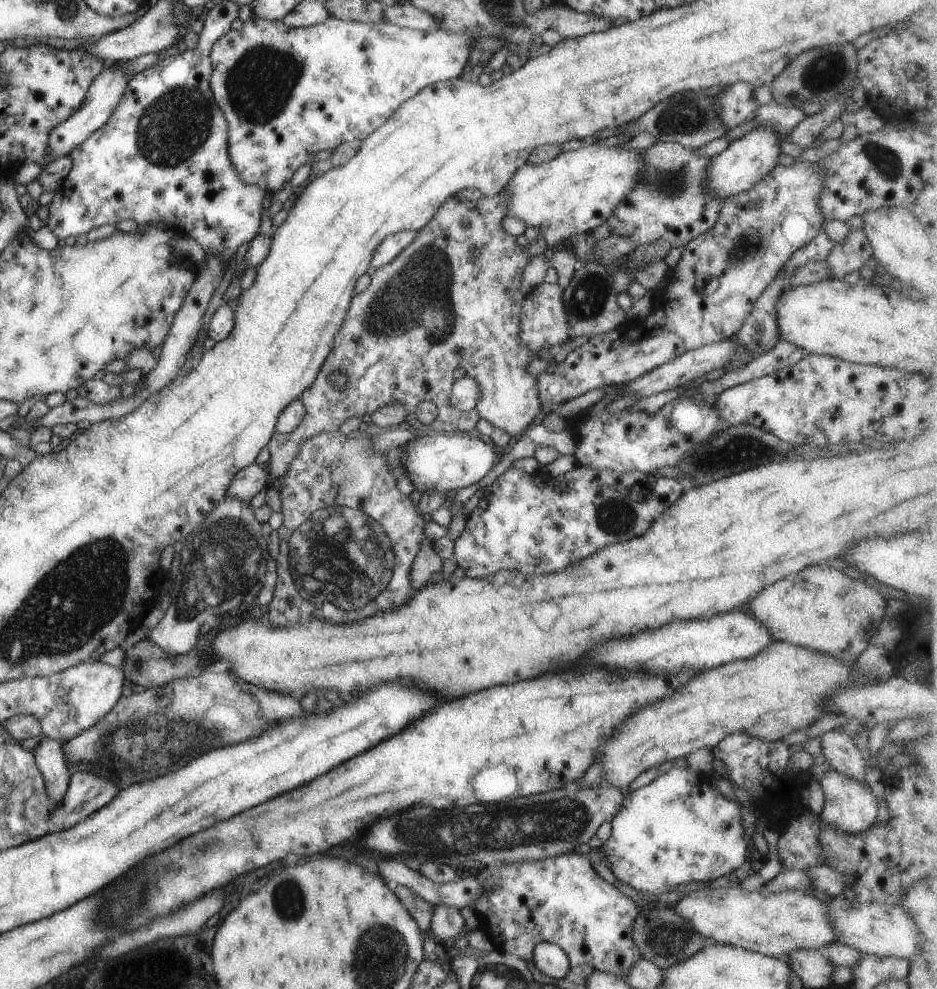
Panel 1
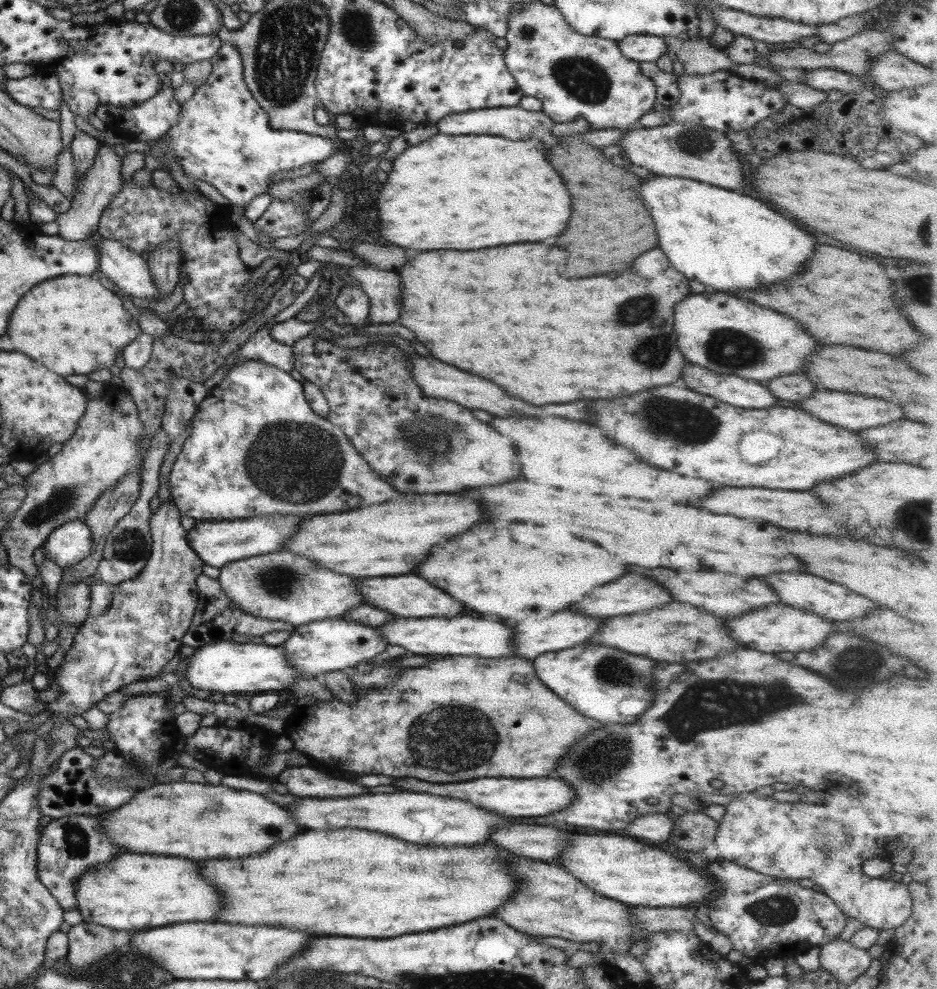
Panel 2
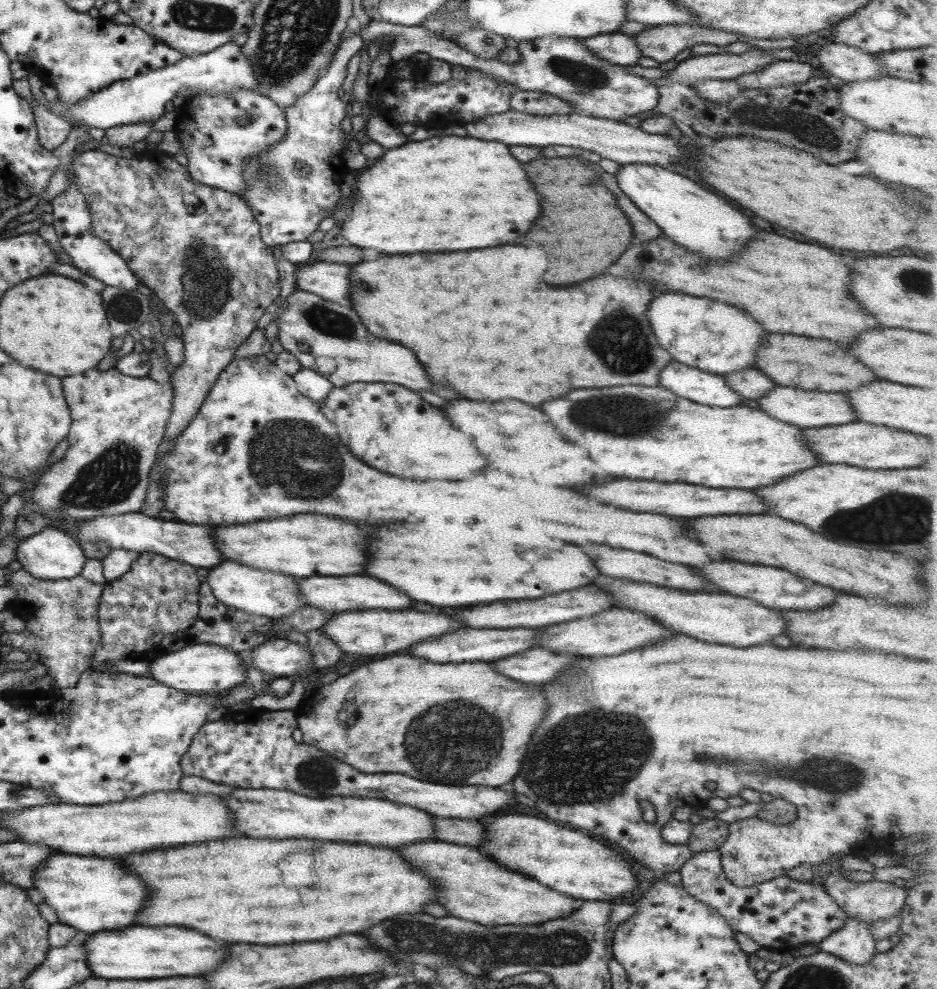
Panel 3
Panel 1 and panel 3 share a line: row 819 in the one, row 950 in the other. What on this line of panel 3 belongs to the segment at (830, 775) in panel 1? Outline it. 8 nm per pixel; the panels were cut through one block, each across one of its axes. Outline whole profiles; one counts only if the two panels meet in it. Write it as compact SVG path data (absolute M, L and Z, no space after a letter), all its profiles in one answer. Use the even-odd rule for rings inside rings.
M847 918L843 926L821 940L819 946L821 952L827 952L855 965L867 964L867 960L871 960L876 952L874 944L875 939L871 936L867 922Z

